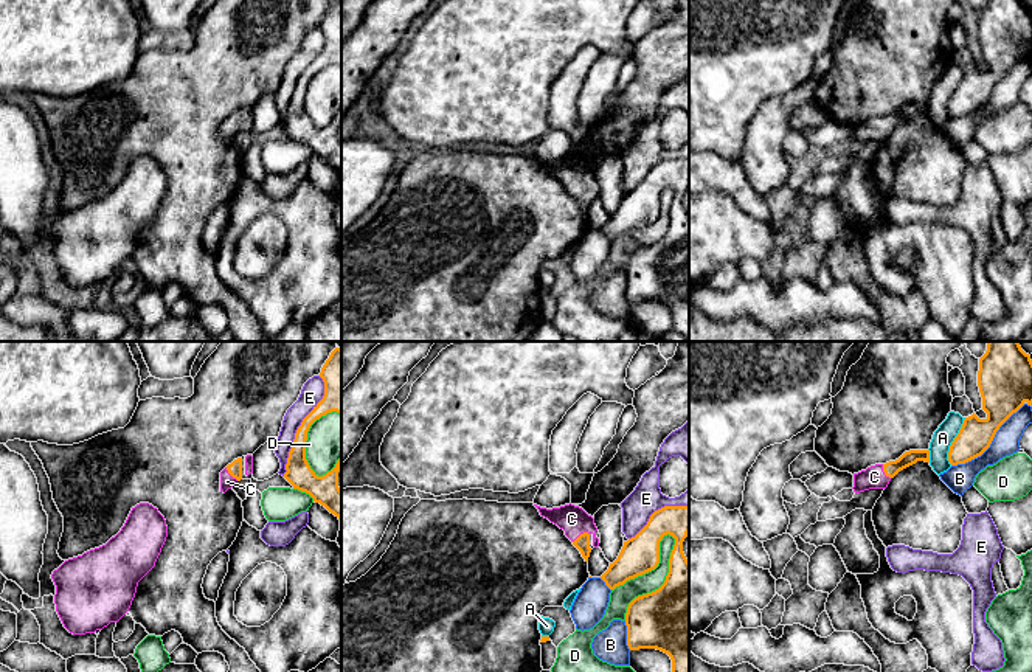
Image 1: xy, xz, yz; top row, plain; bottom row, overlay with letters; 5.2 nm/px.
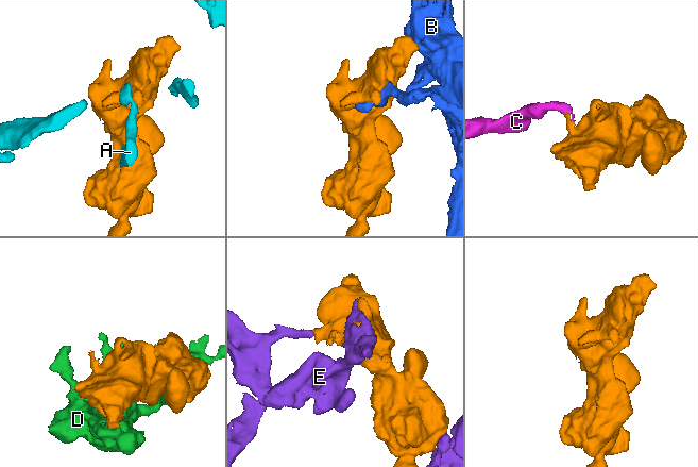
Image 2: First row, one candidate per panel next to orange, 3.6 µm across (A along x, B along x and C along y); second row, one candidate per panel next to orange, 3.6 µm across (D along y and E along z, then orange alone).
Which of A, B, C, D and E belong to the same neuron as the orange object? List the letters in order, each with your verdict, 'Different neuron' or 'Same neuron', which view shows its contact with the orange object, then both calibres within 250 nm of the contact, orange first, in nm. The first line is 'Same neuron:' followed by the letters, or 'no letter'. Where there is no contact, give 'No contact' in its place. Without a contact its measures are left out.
Same neuron: C
A: Different neuron. Touches orange in yz. Thickness 180 nm (orange) against 110 nm
B: Different neuron. Touches orange in yz. Thickness 220 nm (orange) against 140 nm
C: Same neuron. Touches orange in xz. Thickness 80 nm (orange) against 150 nm
D: Different neuron. Touches orange in xz. Thickness 440 nm (orange) against 110 nm
E: Different neuron. Touches orange in xy. Thickness 150 nm (orange) against 120 nm

